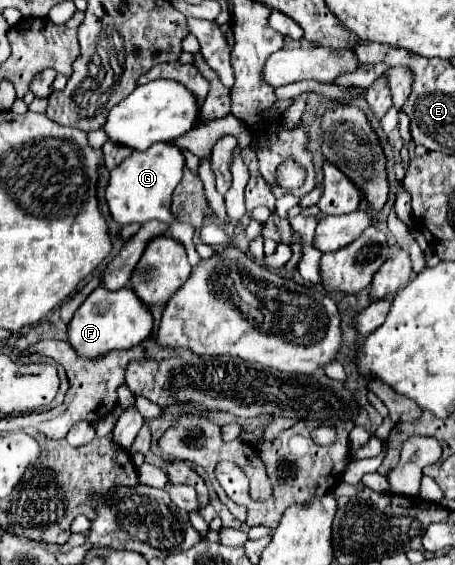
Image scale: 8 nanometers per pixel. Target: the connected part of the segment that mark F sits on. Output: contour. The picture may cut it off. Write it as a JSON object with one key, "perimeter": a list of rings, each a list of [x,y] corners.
{"perimeter":[[[99,287],[85,299],[69,323],[69,345],[87,359],[103,355],[111,349],[129,349],[151,335],[153,315],[147,305],[139,301],[131,287],[119,291],[101,291]]]}

